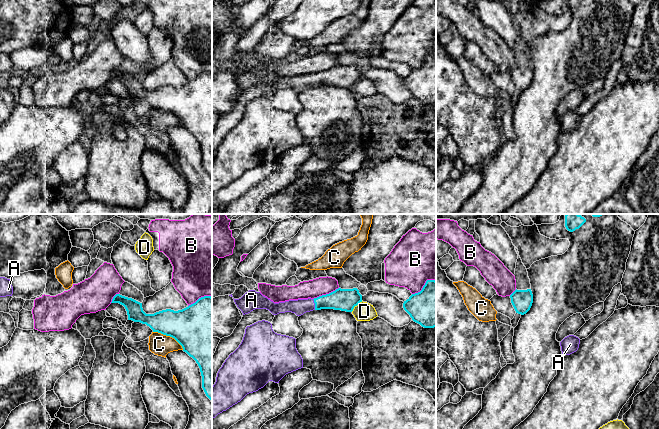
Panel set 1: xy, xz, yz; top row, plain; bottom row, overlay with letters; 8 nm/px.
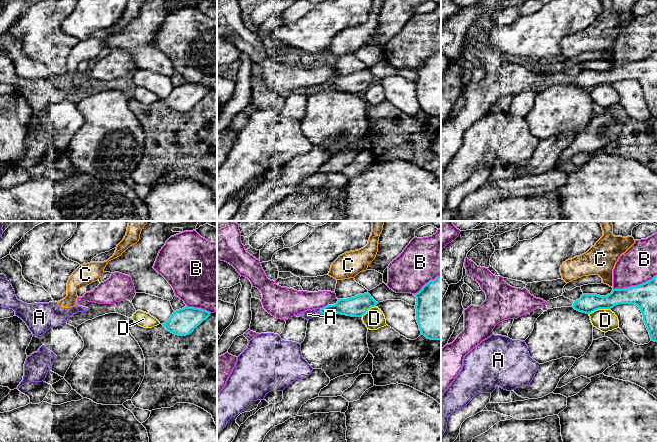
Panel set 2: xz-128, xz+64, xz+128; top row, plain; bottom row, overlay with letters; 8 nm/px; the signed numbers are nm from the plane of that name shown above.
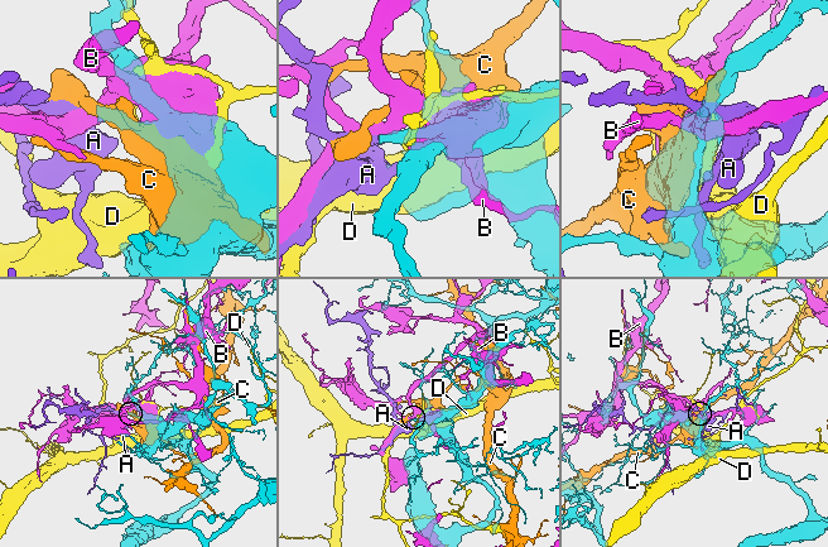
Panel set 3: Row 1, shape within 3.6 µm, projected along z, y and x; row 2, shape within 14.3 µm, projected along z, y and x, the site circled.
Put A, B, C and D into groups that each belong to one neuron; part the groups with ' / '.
A / B / C / D

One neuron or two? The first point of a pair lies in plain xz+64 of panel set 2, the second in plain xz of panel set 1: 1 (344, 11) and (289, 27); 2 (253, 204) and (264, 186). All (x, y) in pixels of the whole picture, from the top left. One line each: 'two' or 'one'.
1: one
2: one

